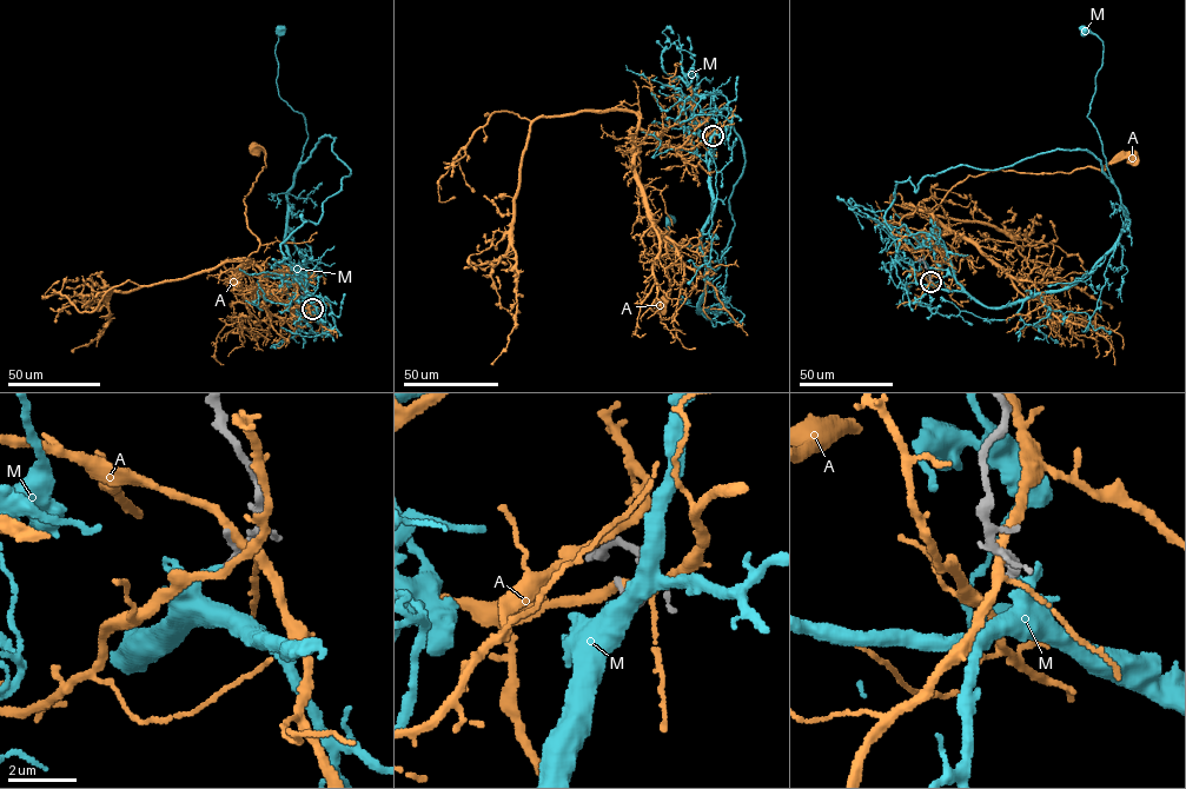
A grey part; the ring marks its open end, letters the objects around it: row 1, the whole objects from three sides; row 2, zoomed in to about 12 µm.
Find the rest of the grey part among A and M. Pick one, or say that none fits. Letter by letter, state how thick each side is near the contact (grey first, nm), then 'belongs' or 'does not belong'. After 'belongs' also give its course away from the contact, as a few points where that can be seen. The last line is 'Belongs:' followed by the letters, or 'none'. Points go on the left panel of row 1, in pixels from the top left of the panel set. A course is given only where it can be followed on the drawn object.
A: 260 nm thick on the grey side, 200 nm on the other; does not belong
M: 170 nm thick on the grey side, 150 nm on the other; belongs; it runs (313, 309), (304, 322), (290, 302), (286, 192), (307, 133), (304, 115), (279, 97), (279, 30)
Belongs: M

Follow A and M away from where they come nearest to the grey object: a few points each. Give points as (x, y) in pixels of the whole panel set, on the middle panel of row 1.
A: (713, 134), (691, 134), (674, 147), (642, 130), (653, 133), (638, 156), (642, 199), (670, 280), (662, 305)
M: (713, 136), (711, 214), (701, 244), (707, 270), (698, 312), (710, 266), (693, 245), (669, 247), (669, 220)

